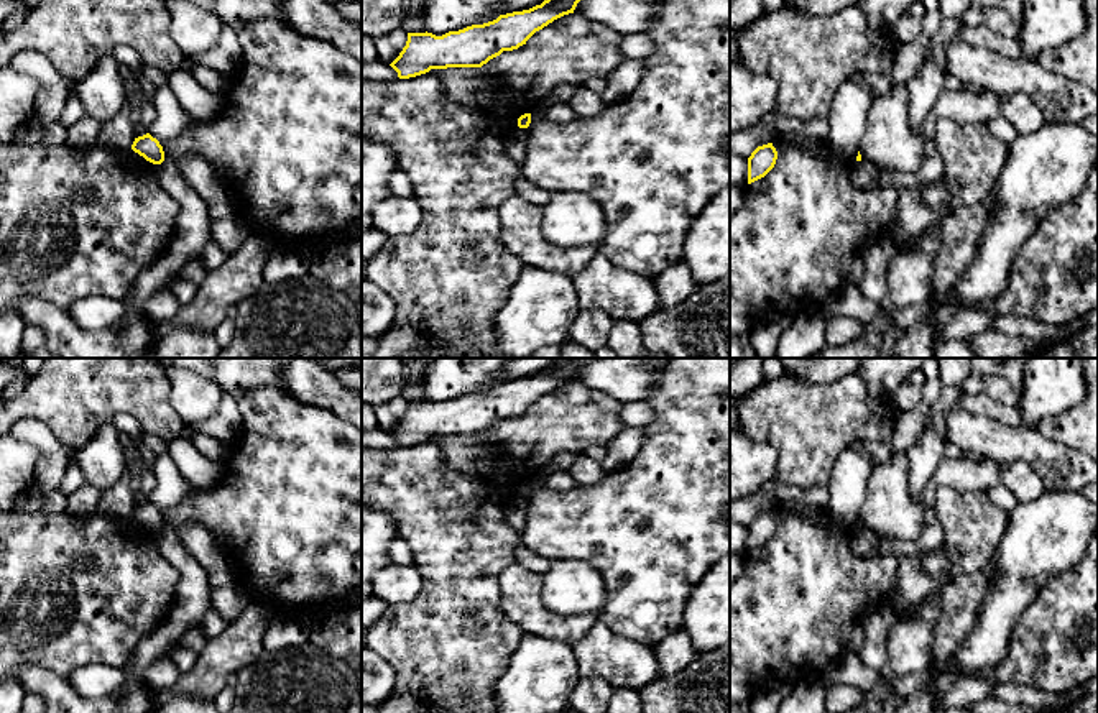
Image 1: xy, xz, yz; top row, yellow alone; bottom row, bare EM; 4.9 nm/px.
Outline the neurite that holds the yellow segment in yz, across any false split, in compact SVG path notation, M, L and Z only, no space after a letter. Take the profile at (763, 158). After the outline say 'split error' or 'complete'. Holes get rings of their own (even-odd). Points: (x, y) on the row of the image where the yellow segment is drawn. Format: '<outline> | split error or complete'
M773 143L758 146L748 158L748 184L764 177L776 164L777 151Z | complete

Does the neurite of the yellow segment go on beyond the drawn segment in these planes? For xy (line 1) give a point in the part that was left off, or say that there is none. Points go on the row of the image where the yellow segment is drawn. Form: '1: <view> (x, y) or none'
1: none

